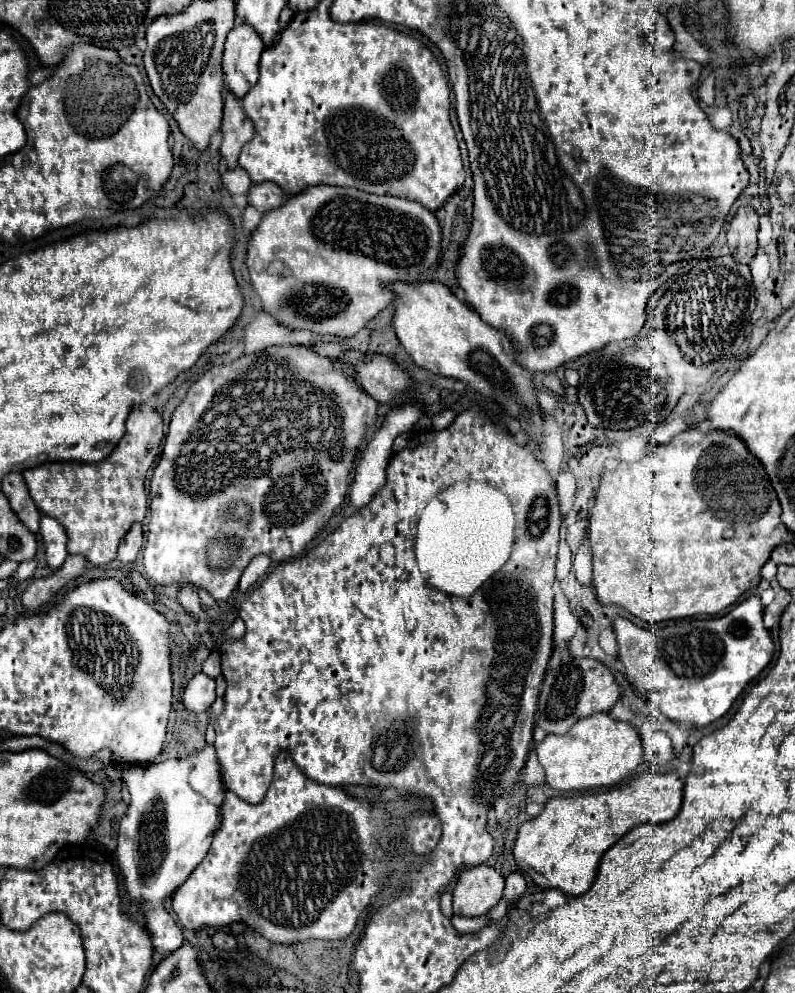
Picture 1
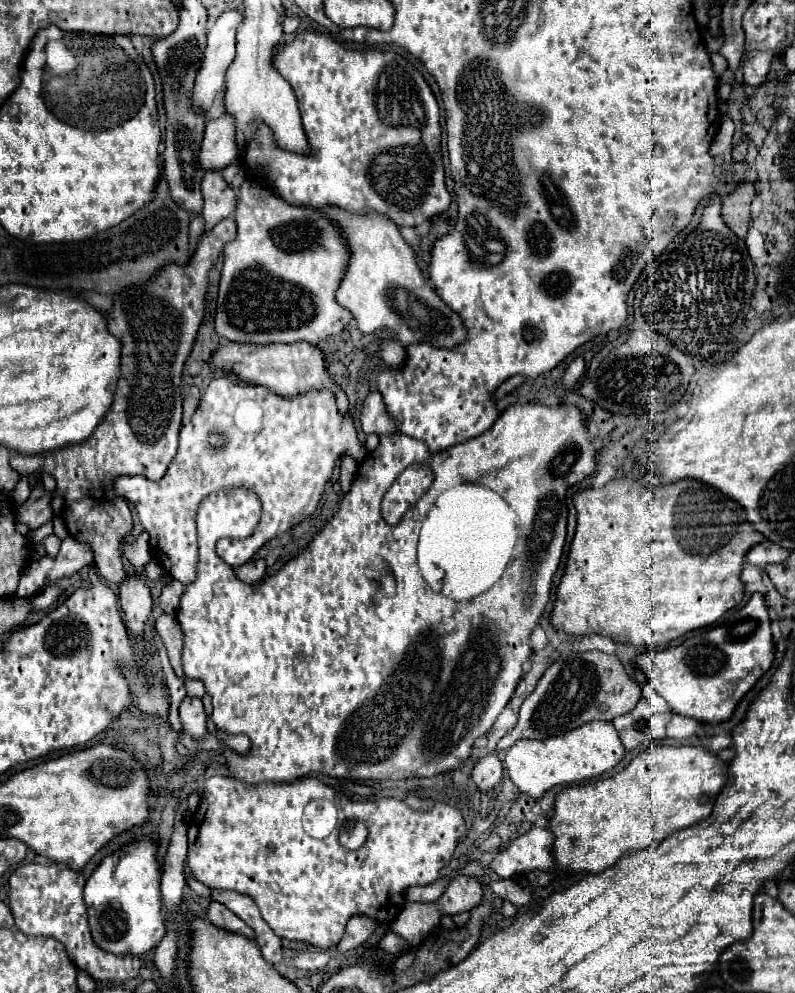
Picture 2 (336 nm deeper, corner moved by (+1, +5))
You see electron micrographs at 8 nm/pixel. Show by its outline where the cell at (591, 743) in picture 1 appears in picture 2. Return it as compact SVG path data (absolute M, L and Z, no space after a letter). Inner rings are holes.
M588 722L562 736L552 736L546 740L518 740L506 750L506 772L520 792L540 798L548 788L556 784L572 784L580 780L590 780L612 770L624 758L622 742L614 732L612 722Z

